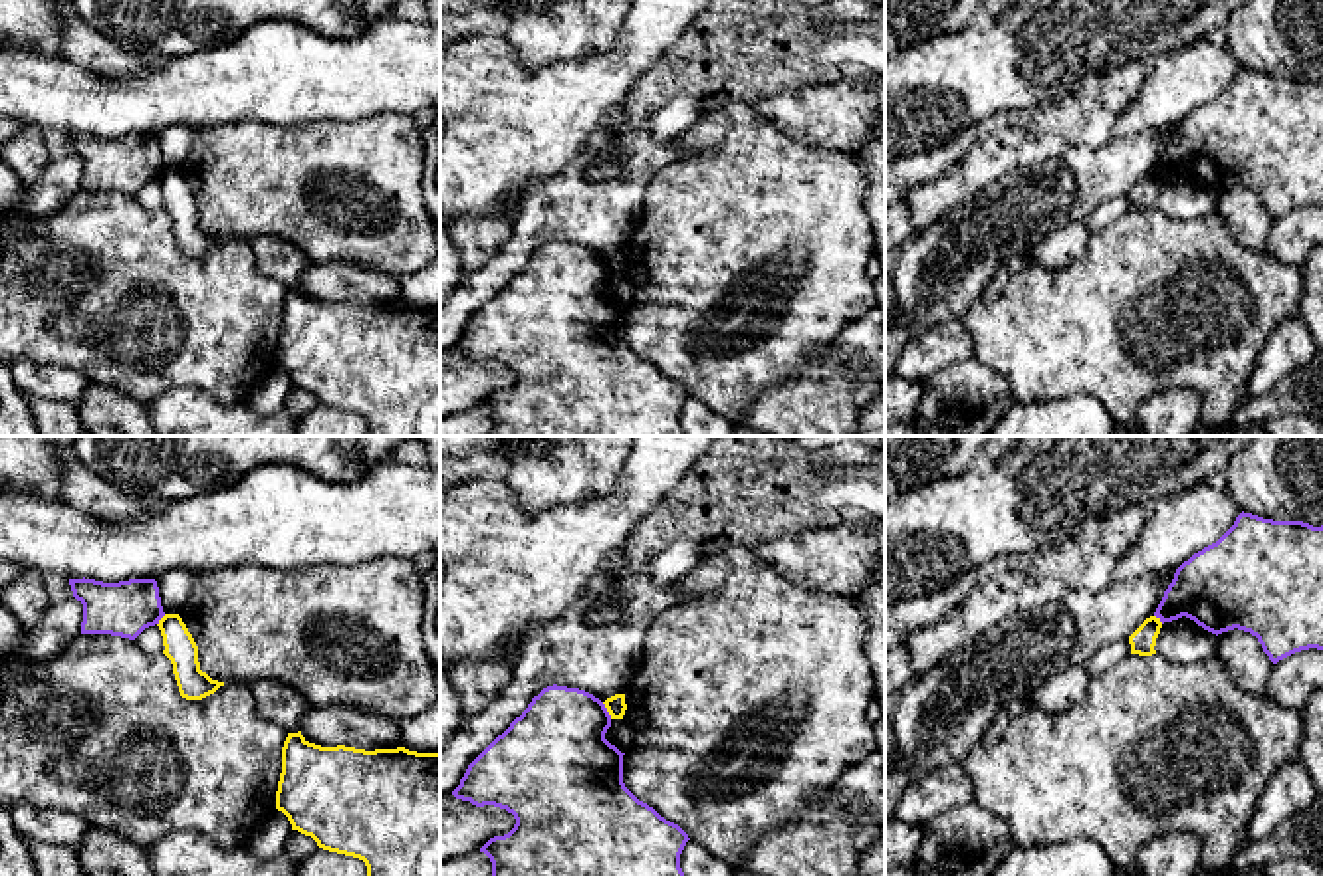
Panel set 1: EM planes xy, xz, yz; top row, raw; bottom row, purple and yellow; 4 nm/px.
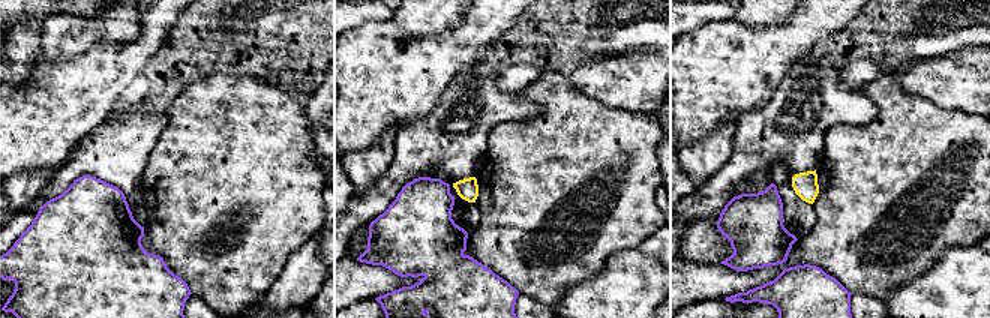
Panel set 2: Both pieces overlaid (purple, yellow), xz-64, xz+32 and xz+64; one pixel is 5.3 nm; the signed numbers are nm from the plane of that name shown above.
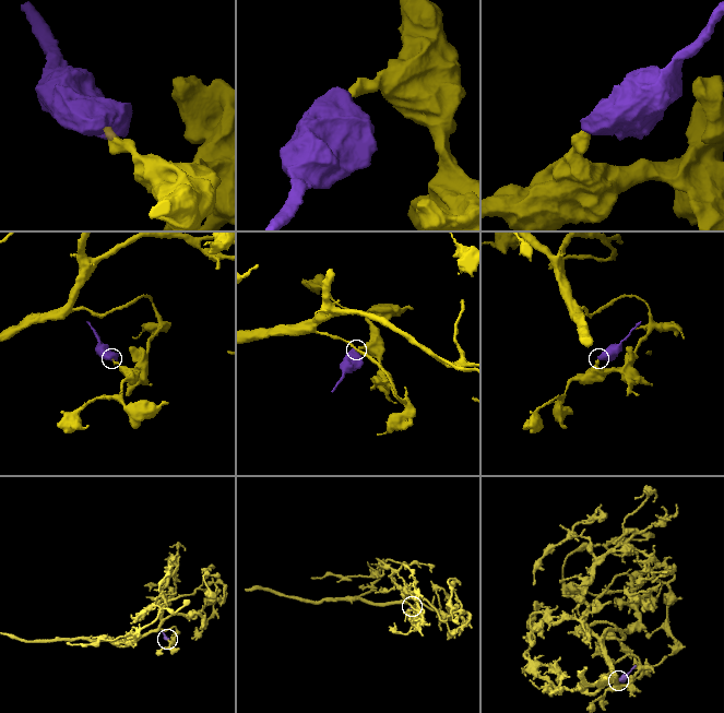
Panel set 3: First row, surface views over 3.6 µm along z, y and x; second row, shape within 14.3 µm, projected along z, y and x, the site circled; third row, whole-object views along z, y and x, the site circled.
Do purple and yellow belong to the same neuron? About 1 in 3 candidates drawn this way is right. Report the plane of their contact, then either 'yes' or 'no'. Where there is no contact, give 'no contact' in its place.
xz | no

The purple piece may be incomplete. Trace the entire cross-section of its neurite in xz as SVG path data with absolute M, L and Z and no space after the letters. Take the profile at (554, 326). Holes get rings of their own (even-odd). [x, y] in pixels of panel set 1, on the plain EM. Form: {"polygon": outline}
{"polygon": "M553 240L534 252L522 272L468 321L452 351L476 363L506 365L516 375L508 390L480 404L492 418L492 436L688 436L680 424L688 390L625 343L625 309L605 295L609 283L611 272L599 254Z"}

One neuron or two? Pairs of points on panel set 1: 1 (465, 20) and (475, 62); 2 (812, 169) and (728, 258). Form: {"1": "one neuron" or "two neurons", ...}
{"1": "two neurons", "2": "one neuron"}

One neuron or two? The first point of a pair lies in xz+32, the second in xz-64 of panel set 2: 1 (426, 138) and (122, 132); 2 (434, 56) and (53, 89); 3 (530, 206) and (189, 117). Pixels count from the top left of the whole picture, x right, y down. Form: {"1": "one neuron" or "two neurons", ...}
{"1": "one neuron", "2": "one neuron", "3": "one neuron"}

